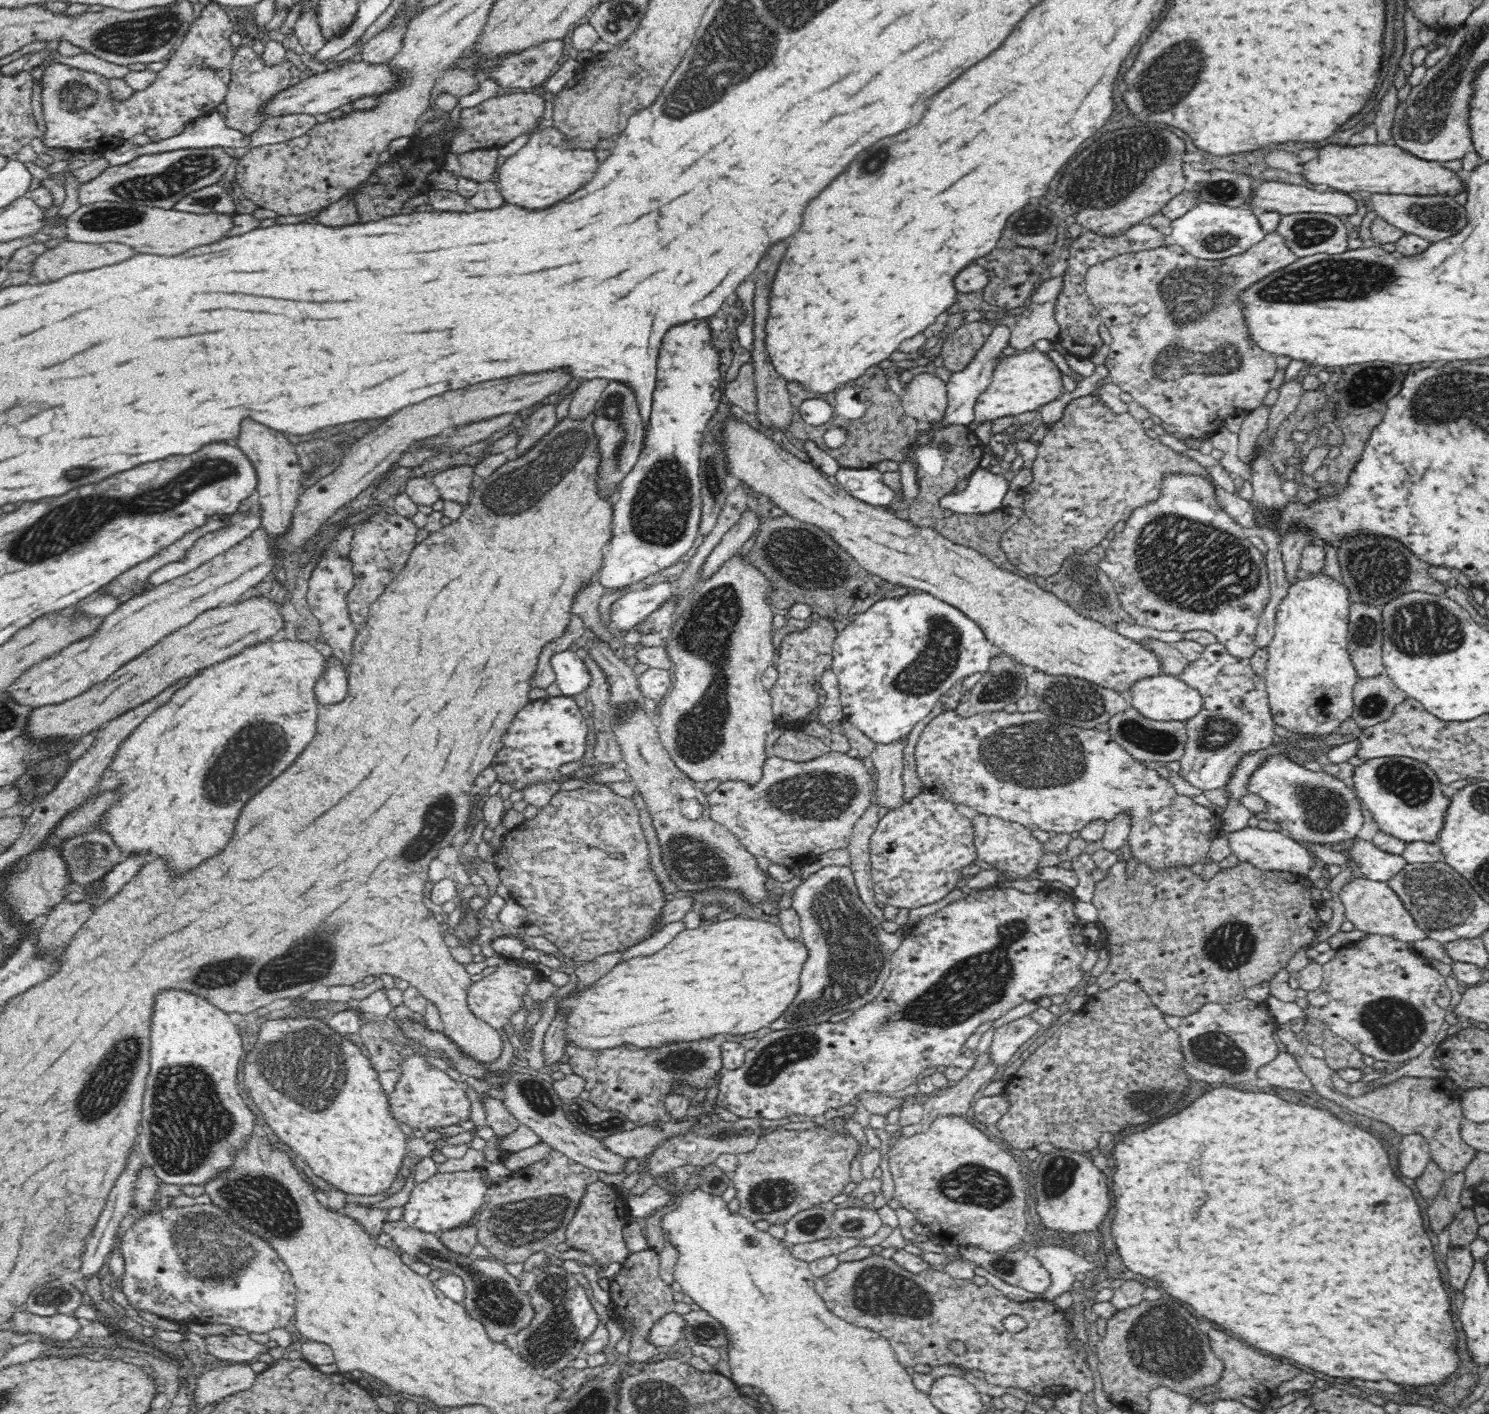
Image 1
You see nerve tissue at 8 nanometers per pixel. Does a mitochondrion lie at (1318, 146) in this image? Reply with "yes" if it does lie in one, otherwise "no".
no

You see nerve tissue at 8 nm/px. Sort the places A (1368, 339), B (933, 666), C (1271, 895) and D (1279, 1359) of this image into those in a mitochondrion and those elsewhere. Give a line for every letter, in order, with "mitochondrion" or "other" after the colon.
A: other
B: mitochondrion
C: other
D: other

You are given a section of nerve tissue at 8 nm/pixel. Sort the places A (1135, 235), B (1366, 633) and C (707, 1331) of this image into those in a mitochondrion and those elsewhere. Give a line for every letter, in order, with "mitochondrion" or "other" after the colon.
A: other
B: mitochondrion
C: mitochondrion

